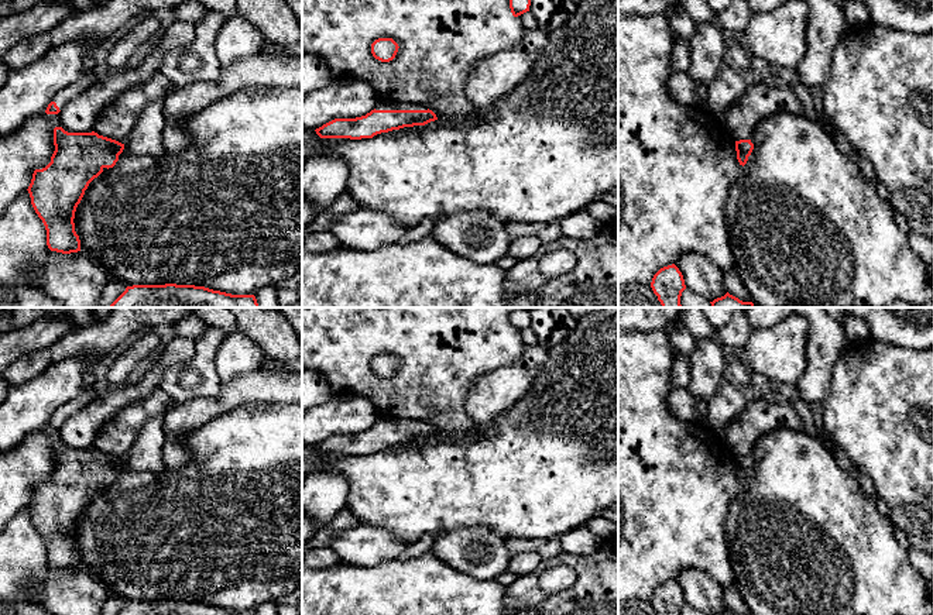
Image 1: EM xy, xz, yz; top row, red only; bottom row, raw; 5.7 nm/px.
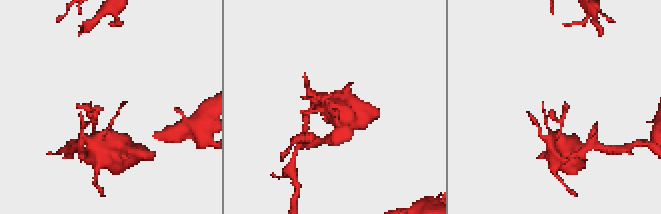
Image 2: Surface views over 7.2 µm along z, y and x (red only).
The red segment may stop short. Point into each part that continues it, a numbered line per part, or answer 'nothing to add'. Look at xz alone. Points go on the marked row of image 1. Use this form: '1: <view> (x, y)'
1: xz (384, 105)

